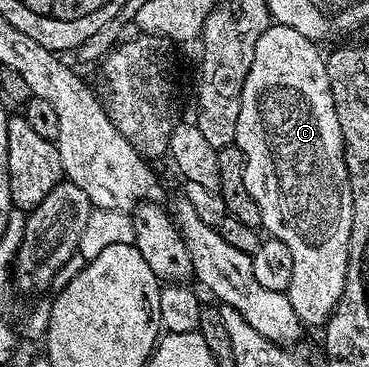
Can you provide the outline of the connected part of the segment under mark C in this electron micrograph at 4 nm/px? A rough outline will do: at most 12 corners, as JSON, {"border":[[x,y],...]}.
{"border":[[272,23],[235,146],[287,289],[319,328],[348,276],[352,188],[325,56]]}

